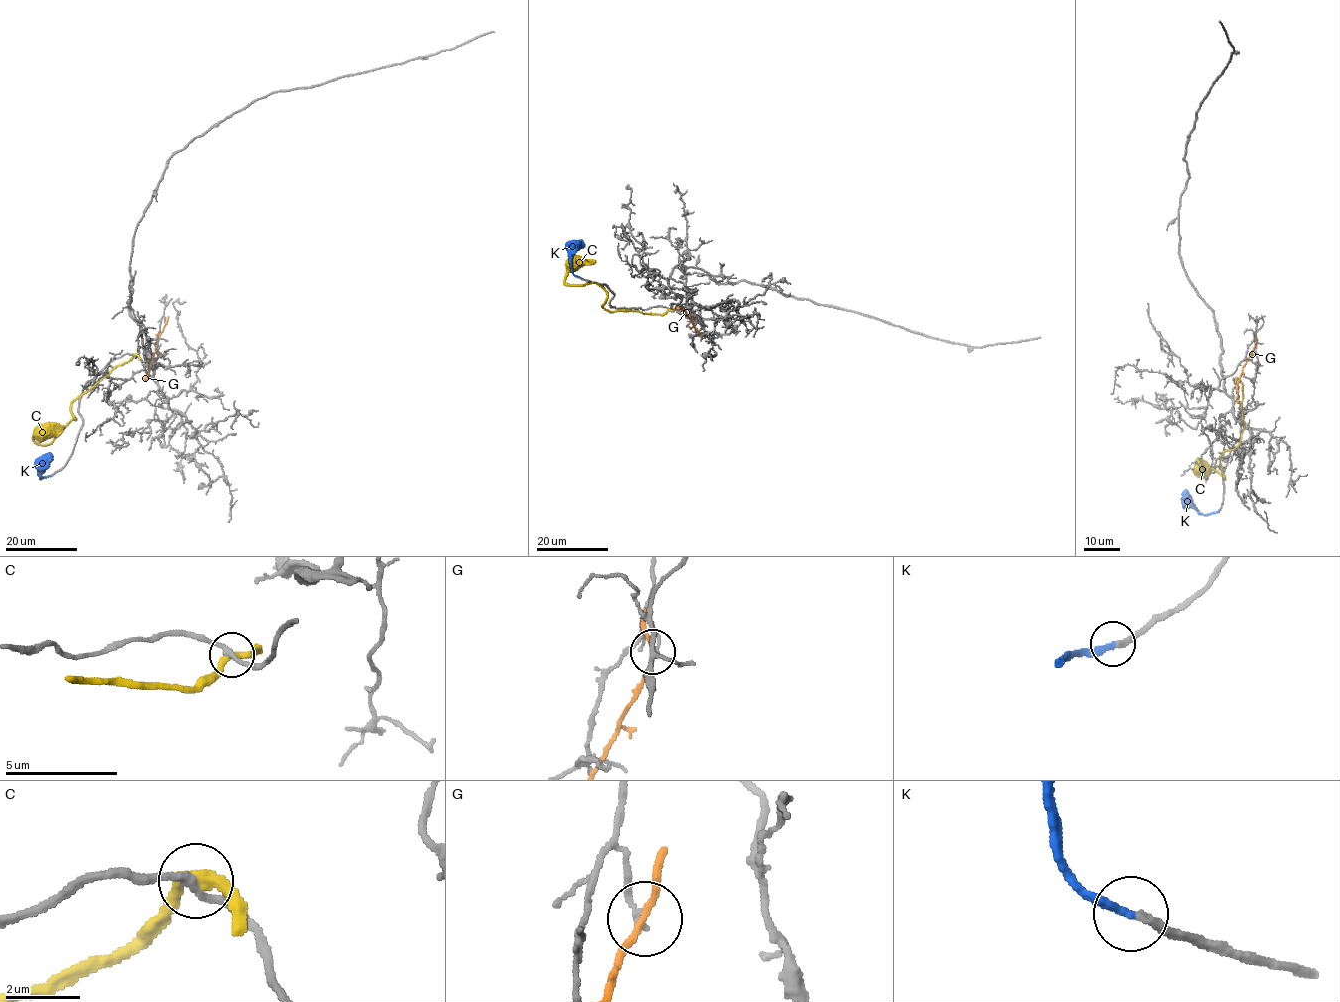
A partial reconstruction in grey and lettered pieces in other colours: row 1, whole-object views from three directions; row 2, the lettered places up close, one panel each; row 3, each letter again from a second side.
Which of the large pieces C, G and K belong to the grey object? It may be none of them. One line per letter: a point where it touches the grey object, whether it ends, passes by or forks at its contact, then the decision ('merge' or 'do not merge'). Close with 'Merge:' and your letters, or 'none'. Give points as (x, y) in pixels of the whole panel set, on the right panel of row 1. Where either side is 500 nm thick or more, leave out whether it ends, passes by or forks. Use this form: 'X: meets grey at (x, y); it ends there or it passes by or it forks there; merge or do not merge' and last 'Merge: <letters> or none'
C: meets grey at (1236, 378); it passes by; do not merge
G: meets grey at (1256, 342); it passes by; do not merge
K: meets grey at (1219, 509); it ends there; merge
Merge: K

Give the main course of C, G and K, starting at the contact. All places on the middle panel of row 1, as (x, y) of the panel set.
C: (668, 309), (662, 315), (608, 311), (603, 305), (606, 291), (598, 284), (565, 281), (568, 273), (595, 260)
G: (700, 333), (684, 310), (678, 308)
K: (579, 277), (572, 272), (571, 253), (582, 245)

